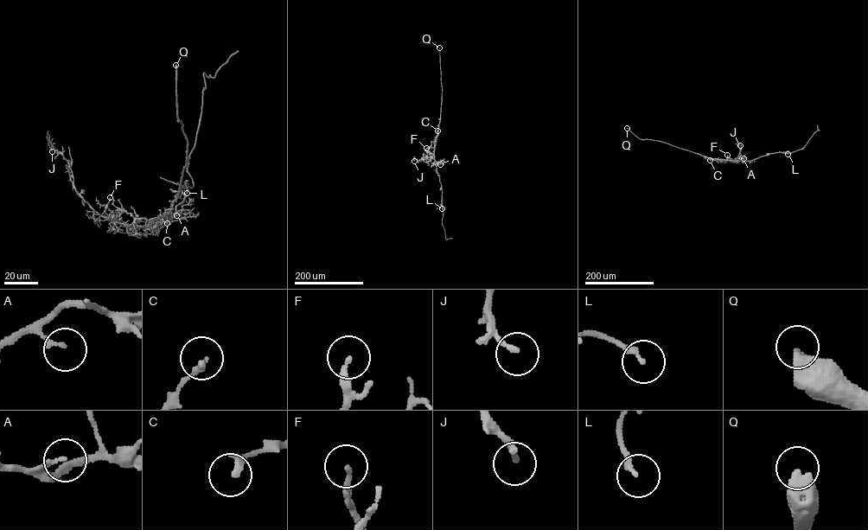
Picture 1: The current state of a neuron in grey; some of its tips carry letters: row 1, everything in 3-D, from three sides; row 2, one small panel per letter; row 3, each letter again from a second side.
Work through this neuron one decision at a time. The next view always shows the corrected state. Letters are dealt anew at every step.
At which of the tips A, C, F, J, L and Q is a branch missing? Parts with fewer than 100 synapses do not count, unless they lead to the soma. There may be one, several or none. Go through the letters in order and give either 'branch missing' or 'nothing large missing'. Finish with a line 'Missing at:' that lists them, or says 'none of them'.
A: nothing large missing
C: nothing large missing
F: nothing large missing
J: nothing large missing
L: nothing large missing
Q: branch missing
Missing at: Q

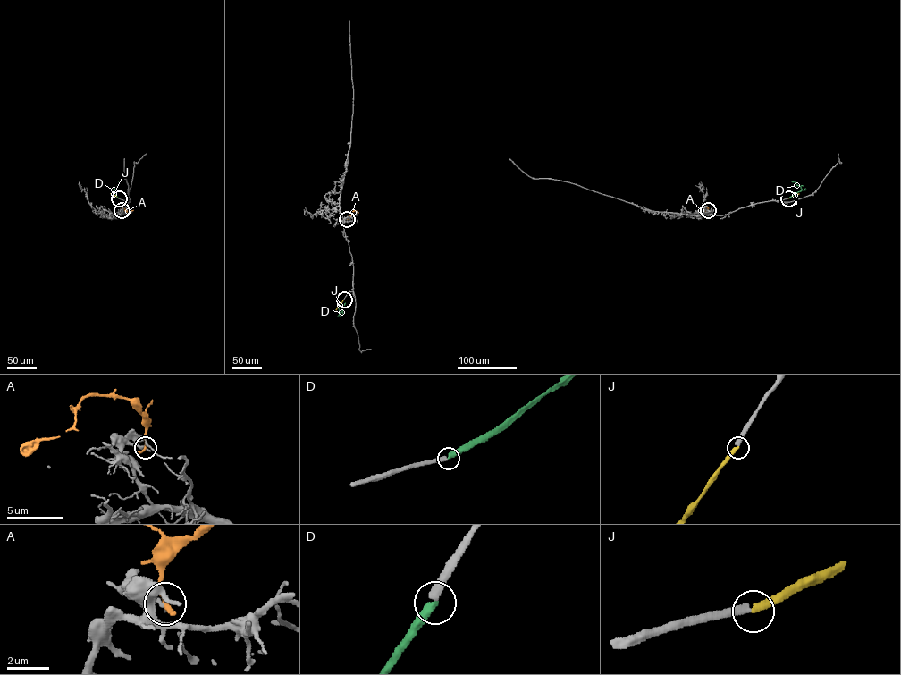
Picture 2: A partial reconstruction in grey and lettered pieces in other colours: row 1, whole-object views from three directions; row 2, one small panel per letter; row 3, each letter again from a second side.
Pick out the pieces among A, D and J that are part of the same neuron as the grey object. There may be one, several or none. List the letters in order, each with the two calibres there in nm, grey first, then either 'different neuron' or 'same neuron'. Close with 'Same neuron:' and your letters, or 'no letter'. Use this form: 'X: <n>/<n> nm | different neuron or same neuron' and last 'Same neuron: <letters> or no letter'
A: 170/260 nm | different neuron
D: 360/340 nm | different neuron
J: 360/300 nm | same neuron
Same neuron: J

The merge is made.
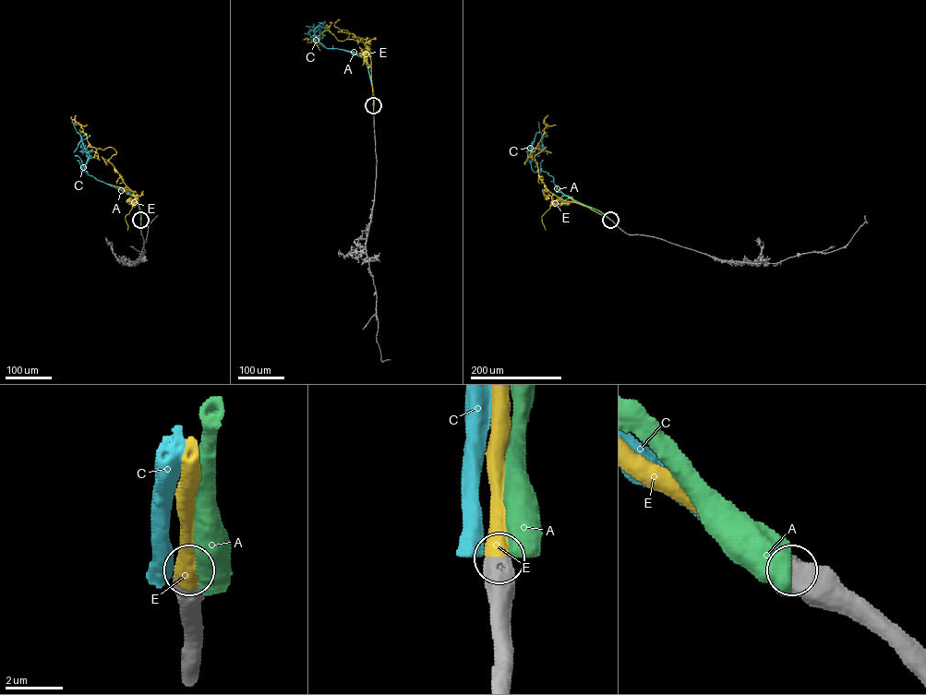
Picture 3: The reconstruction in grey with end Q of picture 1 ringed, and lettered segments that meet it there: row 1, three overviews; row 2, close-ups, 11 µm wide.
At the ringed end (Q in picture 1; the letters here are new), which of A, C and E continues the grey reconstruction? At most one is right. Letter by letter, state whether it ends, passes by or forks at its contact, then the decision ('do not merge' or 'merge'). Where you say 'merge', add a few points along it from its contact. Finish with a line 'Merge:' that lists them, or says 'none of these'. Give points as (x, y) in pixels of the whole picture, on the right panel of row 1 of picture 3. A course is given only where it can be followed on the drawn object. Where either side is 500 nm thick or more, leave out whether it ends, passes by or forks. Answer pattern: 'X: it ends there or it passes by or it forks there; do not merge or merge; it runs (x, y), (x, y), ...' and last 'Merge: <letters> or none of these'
A: do not merge
C: do not merge
E: merge; it runs (610, 220), (553, 195), (538, 176), (535, 156), (546, 147), (535, 148), (547, 115)
Merge: E

